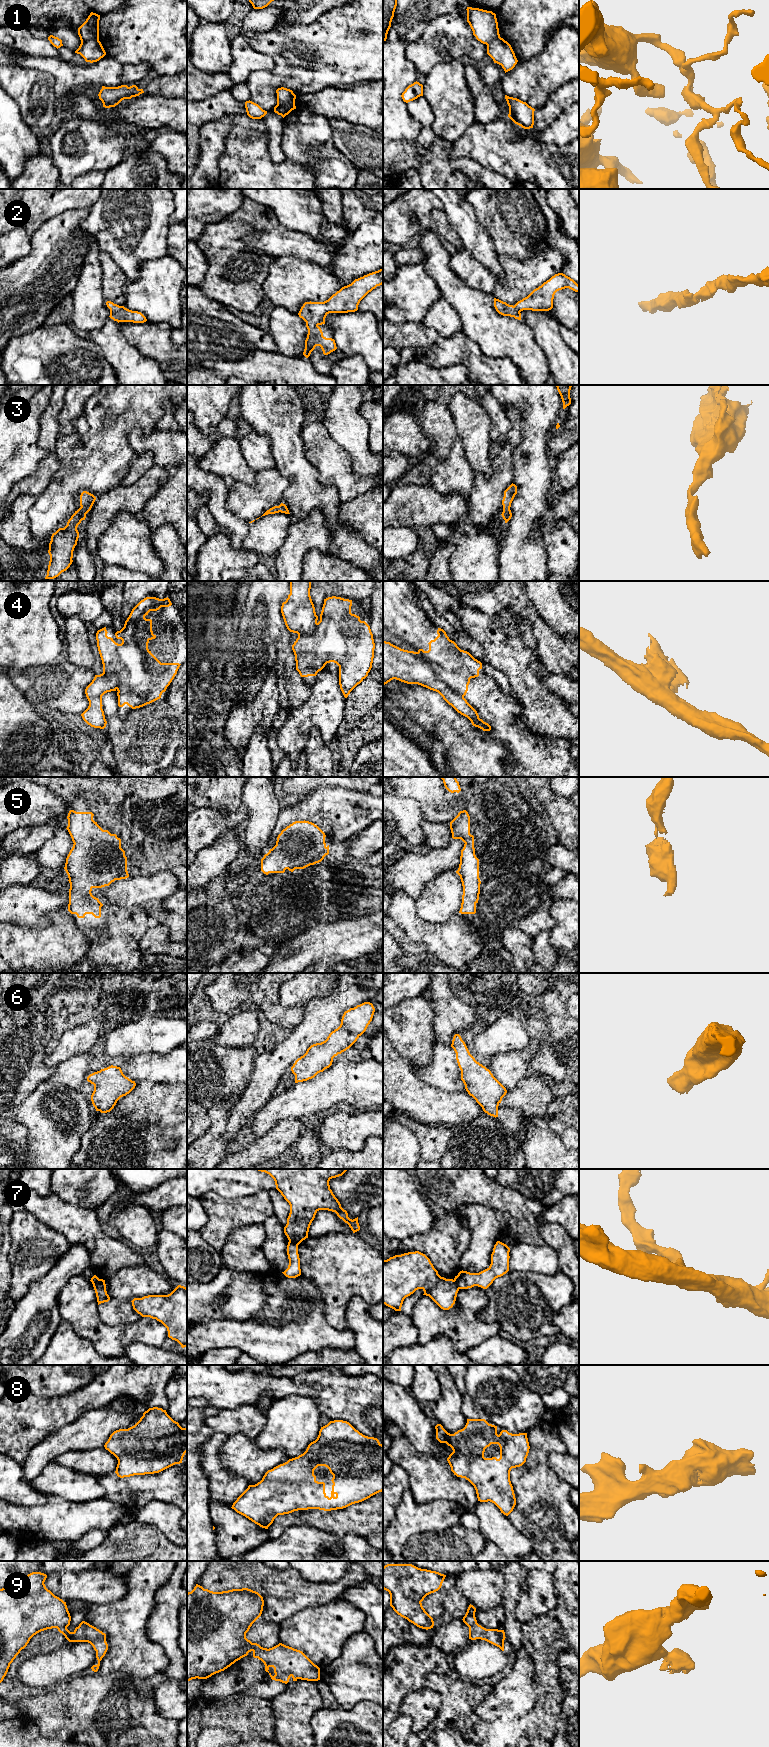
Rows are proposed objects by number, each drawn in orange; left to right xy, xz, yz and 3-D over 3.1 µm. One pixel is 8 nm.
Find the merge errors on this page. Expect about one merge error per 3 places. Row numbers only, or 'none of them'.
1, 4, 7, 9

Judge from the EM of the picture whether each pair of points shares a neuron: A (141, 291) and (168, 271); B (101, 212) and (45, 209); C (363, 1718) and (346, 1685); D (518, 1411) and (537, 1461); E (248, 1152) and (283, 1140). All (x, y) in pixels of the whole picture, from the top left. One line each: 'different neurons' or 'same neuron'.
A: same neuron
B: different neurons
C: different neurons
D: different neurons
E: same neuron

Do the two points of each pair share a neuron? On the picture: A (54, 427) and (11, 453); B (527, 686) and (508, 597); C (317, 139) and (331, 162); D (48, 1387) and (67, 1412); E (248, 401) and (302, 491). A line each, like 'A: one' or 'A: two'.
A: two
B: two
C: one
D: two
E: one

